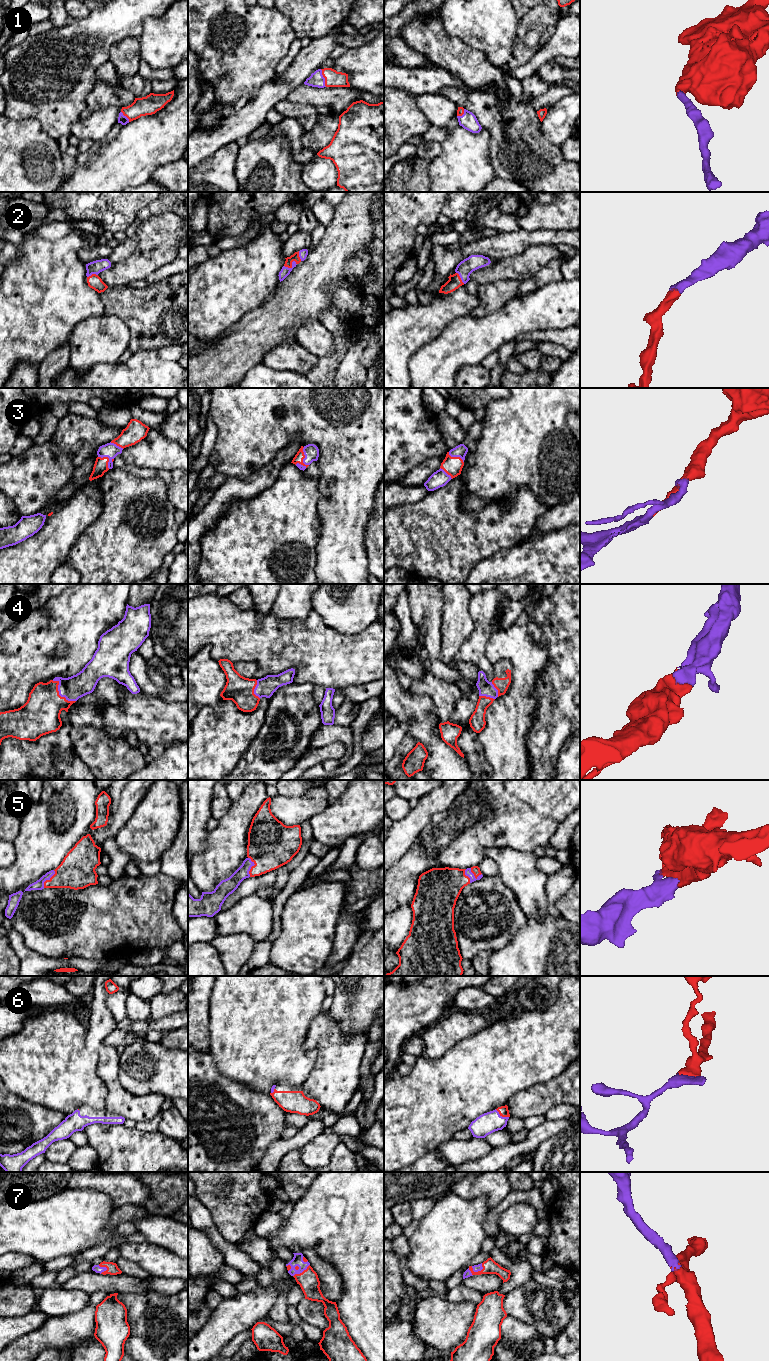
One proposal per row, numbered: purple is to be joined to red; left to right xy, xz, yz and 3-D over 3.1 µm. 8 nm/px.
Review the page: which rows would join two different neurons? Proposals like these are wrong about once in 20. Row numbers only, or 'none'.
none

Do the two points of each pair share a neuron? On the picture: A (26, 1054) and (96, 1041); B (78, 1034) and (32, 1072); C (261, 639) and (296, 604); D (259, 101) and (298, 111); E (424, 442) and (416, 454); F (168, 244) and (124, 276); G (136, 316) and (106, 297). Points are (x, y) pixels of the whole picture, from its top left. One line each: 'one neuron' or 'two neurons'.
A: two neurons
B: one neuron
C: two neurons
D: two neurons
E: one neuron
F: one neuron
G: one neuron

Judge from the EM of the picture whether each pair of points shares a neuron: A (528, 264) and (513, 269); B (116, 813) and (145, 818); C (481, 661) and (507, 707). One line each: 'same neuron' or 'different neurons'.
A: same neuron
B: different neurons
C: different neurons

